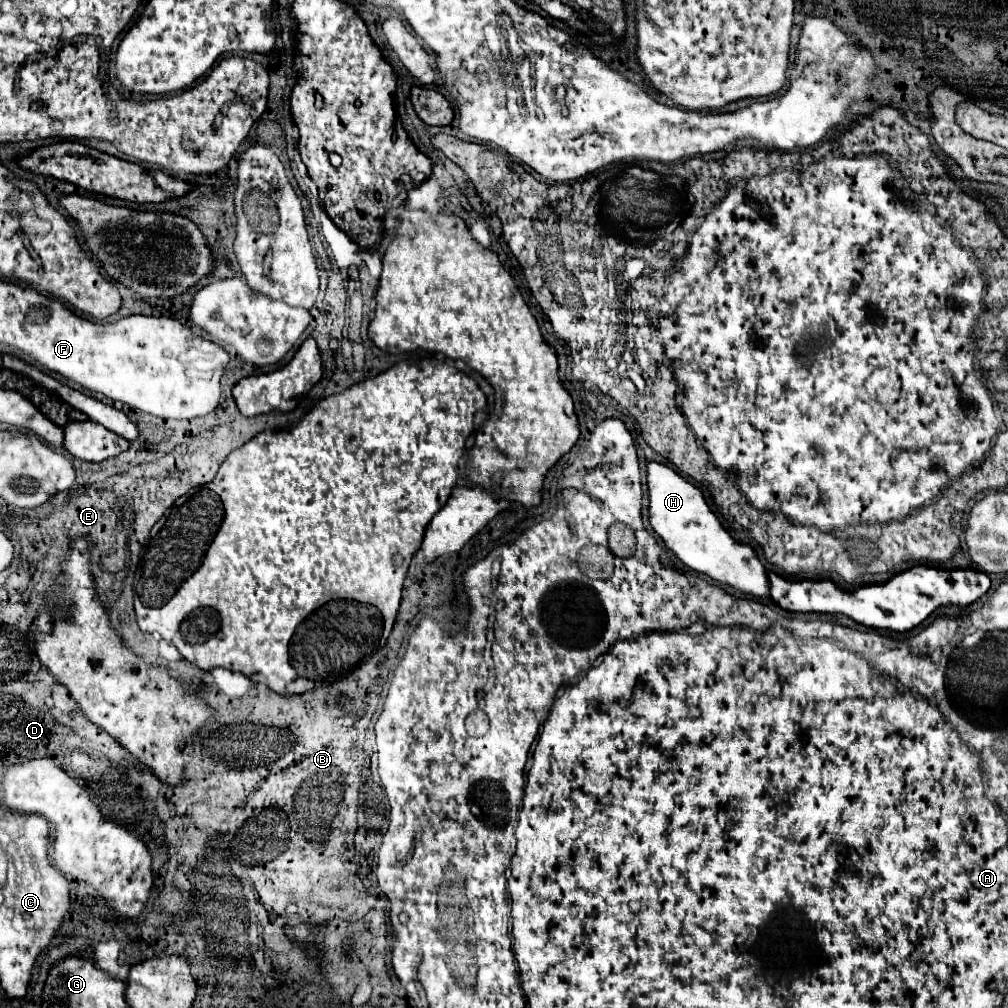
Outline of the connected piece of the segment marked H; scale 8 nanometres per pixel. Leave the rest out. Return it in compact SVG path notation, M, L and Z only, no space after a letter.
M650 461L646 465L648 481L648 519L658 537L666 543L676 557L690 569L708 575L710 579L730 585L742 593L756 597L768 597L768 577L766 567L760 563L756 551L750 545L742 545L732 539L732 535L722 527L718 517L710 511L704 501L702 491L680 477L668 465Z

